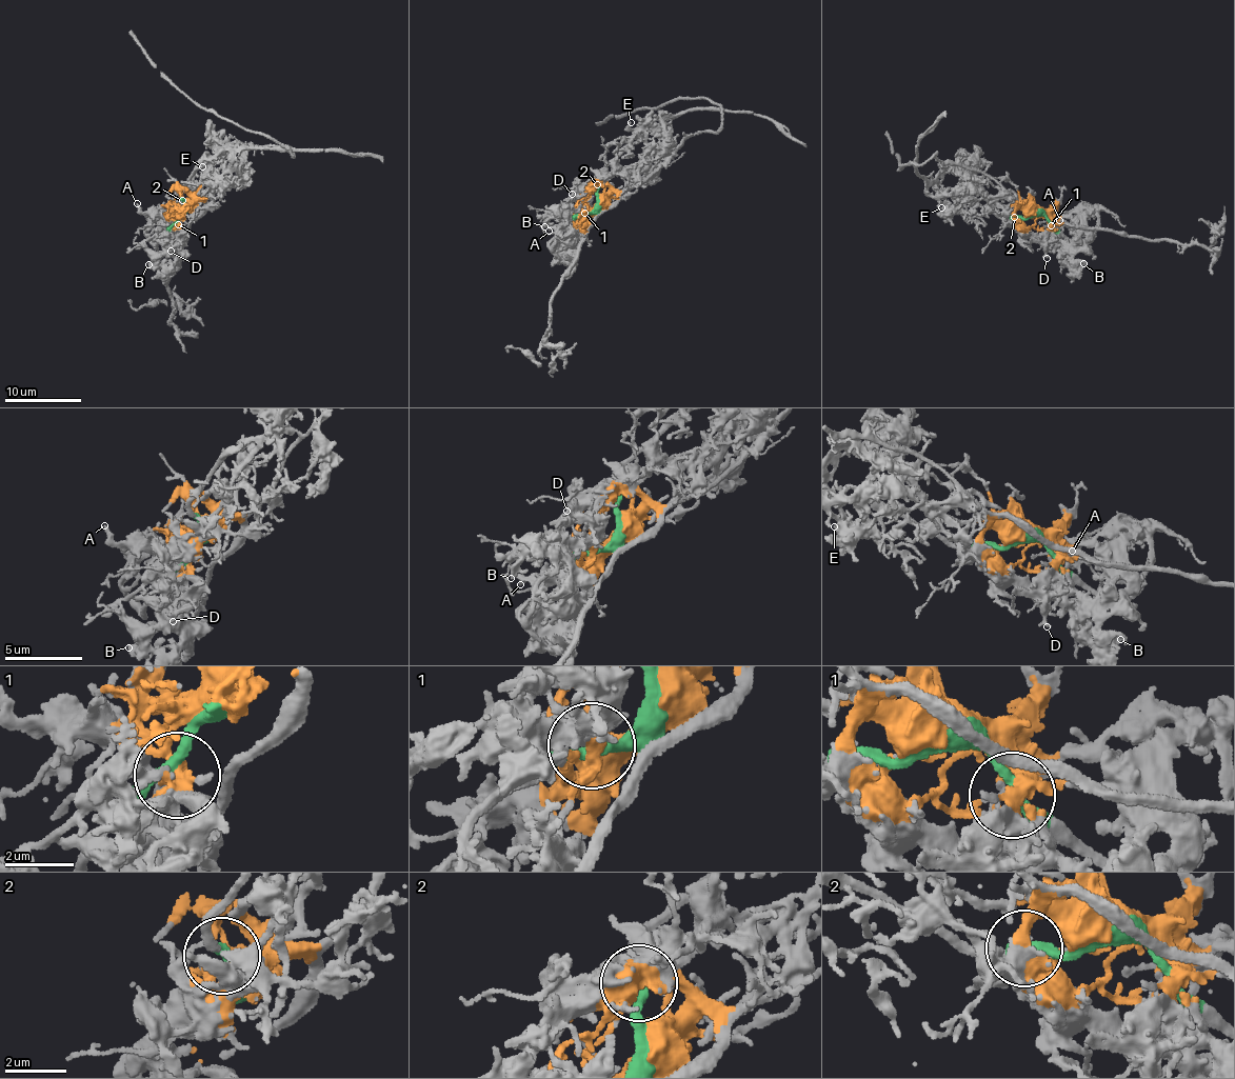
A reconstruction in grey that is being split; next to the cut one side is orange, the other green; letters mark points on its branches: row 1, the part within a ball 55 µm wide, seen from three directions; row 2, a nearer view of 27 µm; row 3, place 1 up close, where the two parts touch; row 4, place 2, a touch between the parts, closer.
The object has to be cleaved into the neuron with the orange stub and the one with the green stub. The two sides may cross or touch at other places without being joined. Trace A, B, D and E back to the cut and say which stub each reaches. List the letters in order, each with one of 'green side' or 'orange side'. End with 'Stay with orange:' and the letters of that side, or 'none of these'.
A: orange side
B: green side
D: orange side
E: green side
Stay with orange: A, D

